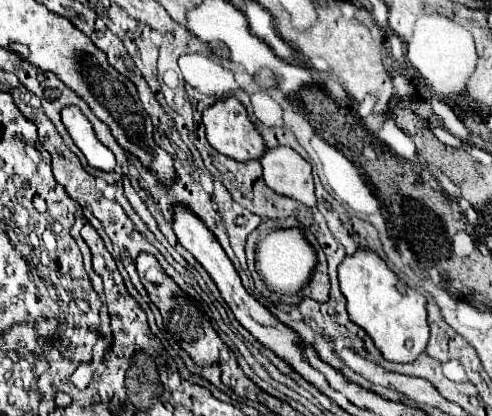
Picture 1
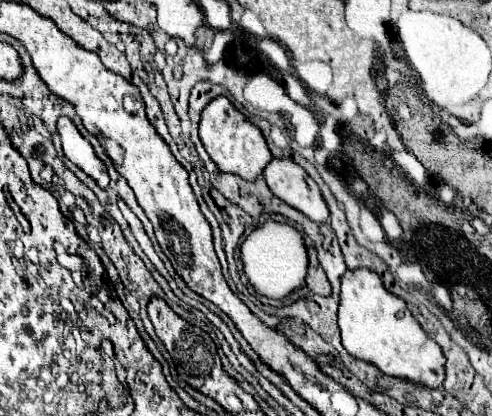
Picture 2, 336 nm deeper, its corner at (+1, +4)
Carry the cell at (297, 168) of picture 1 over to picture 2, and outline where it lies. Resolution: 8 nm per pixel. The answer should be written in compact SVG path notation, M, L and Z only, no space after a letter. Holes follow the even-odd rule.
M272 160L264 168L264 180L274 196L300 210L314 222L328 220L328 206L320 194L316 182L306 174L302 166L292 160Z

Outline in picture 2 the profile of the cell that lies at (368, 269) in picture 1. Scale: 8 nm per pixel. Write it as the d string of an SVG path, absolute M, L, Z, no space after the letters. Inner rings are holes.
M368 268L346 270L340 288L338 326L342 330L342 346L354 358L372 362L388 376L408 378L412 382L438 388L444 382L442 348L428 338L422 326L410 314L406 302L388 292L380 276Z

